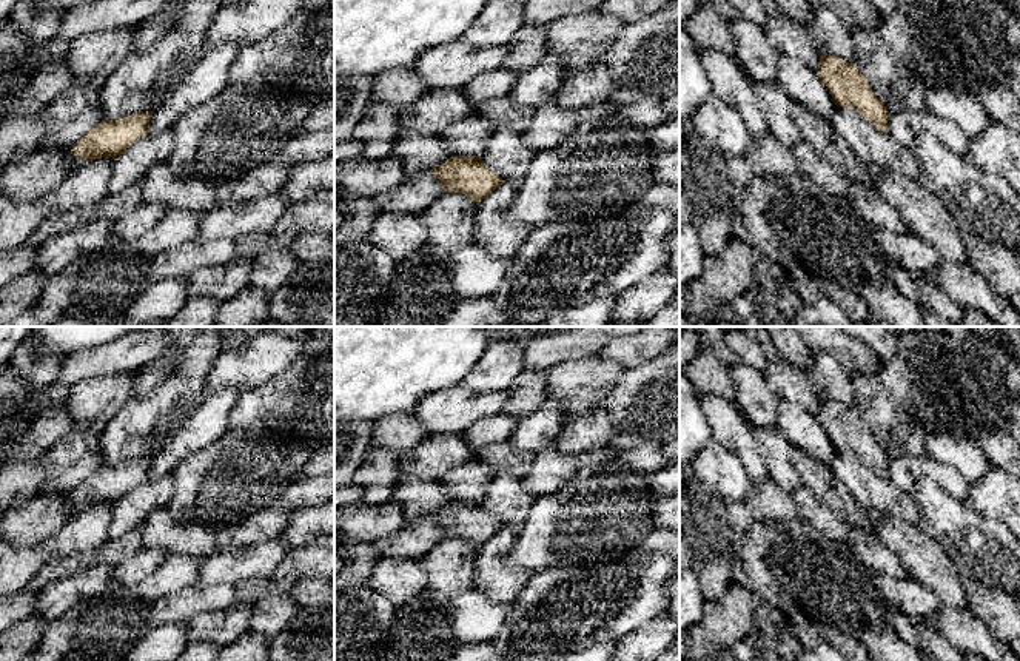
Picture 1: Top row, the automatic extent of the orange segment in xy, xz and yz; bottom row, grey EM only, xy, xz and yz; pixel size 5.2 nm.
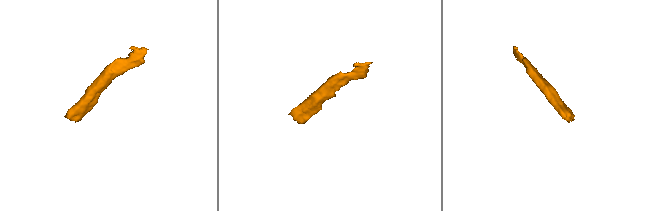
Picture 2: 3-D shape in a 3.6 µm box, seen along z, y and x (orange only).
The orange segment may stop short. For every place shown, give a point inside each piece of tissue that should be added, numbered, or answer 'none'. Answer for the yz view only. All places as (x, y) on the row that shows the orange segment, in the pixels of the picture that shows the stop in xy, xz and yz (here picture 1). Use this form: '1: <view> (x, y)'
none

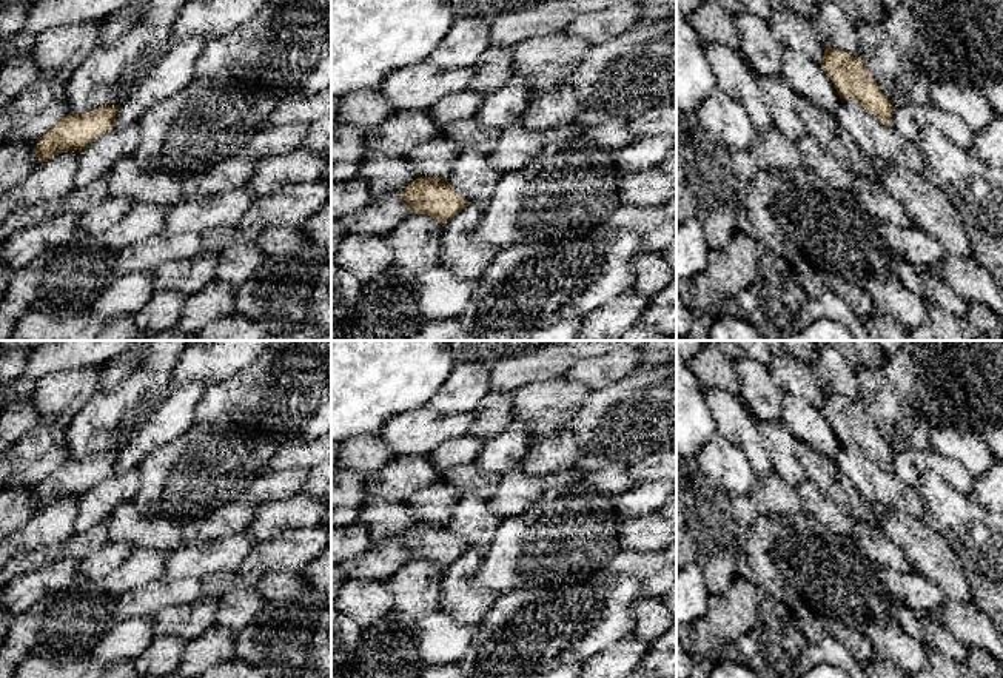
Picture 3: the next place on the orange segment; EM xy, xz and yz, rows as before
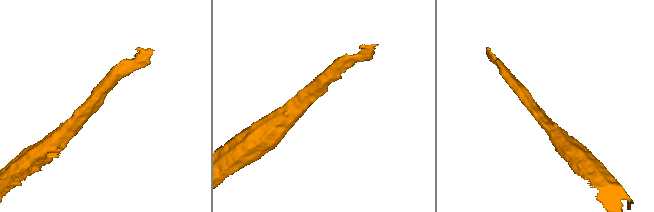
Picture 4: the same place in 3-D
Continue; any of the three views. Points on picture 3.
none

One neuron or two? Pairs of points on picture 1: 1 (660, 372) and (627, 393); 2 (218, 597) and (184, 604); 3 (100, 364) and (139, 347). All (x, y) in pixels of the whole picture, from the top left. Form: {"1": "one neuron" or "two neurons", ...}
{"1": "one neuron", "2": "one neuron", "3": "one neuron"}

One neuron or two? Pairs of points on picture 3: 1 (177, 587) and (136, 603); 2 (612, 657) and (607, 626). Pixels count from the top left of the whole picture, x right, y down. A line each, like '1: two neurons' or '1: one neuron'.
1: one neuron
2: two neurons

